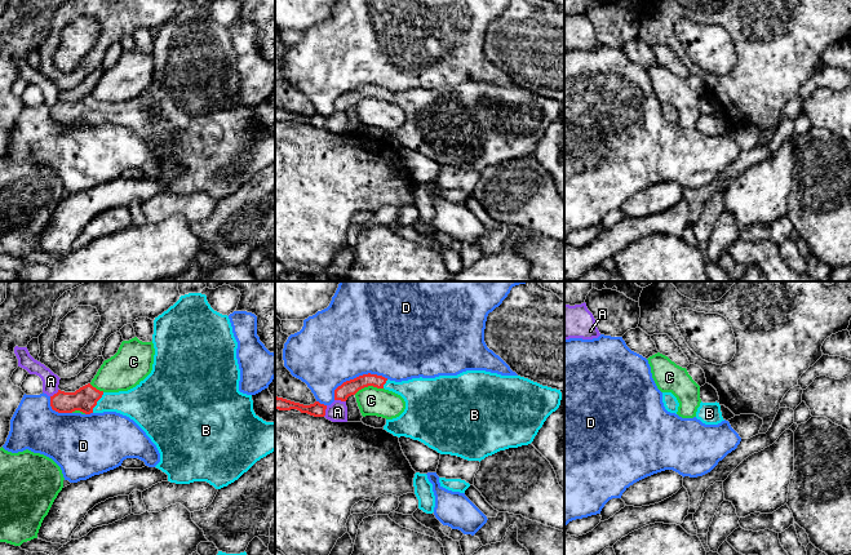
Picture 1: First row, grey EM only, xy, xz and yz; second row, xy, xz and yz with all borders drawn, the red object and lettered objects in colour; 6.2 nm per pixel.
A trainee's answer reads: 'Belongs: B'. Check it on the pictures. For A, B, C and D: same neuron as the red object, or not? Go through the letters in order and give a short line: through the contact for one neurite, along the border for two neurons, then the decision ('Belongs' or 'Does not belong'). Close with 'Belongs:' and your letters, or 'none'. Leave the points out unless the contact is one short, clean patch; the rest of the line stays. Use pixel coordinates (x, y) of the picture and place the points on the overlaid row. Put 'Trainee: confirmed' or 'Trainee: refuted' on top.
Trainee: confirmed
A: Does not belong
B: Line: xy (84, 399), (96, 403), (136, 403). Belongs
C: Does not belong
D: Does not belong
Belongs: B

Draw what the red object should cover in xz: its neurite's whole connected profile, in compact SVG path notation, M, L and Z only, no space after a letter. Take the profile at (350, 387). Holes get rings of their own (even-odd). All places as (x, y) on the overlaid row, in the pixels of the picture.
M486 370L402 382L368 373L338 386L334 400L346 401L349 396L368 386L393 391L405 401L404 412L396 418L386 419L384 430L398 438L418 440L440 454L479 462L500 450L531 444L562 400L560 390L520 376L501 376Z

